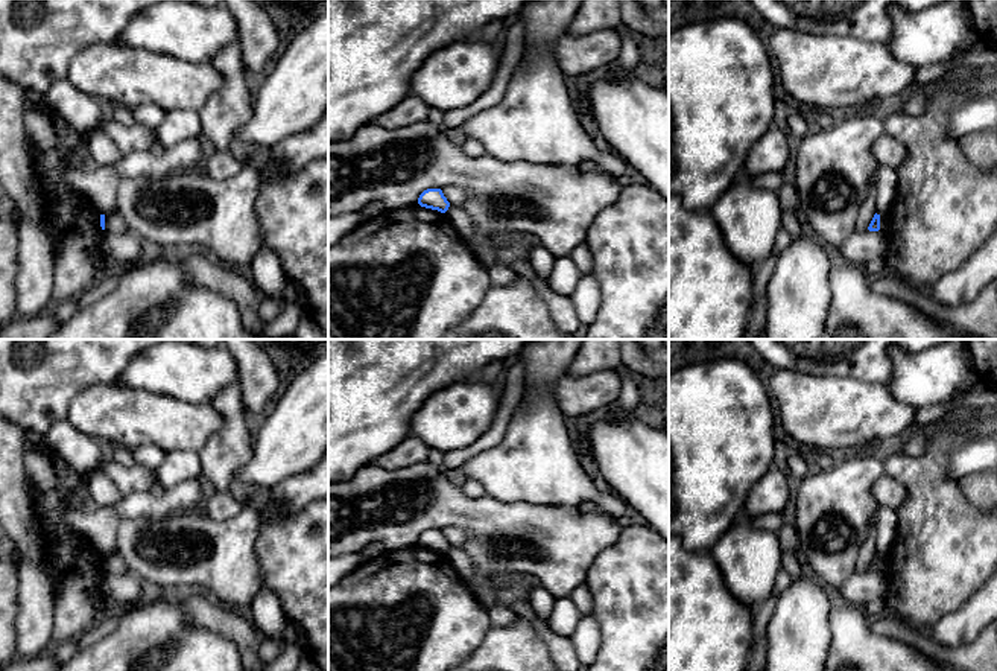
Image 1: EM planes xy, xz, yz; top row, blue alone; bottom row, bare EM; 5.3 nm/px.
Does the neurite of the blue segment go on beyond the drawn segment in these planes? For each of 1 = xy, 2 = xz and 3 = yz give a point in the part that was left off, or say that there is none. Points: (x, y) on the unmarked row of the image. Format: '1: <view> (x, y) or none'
1: none
2: none
3: none

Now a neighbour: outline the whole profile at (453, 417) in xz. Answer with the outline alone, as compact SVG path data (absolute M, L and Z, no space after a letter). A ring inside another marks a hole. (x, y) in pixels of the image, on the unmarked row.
M459 382L441 388L412 415L410 437L442 452L468 447L492 426L500 399L495 383Z

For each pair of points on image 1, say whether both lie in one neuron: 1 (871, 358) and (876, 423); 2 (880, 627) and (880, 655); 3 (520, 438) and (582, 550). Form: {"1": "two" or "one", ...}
{"1": "two", "2": "two", "3": "two"}

